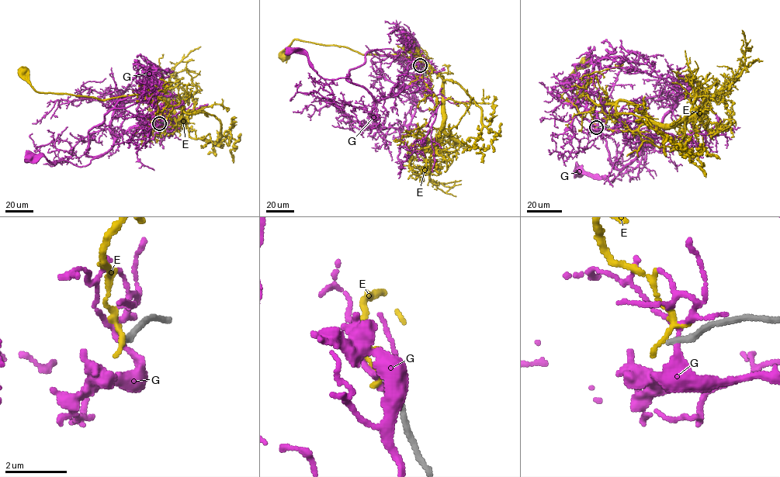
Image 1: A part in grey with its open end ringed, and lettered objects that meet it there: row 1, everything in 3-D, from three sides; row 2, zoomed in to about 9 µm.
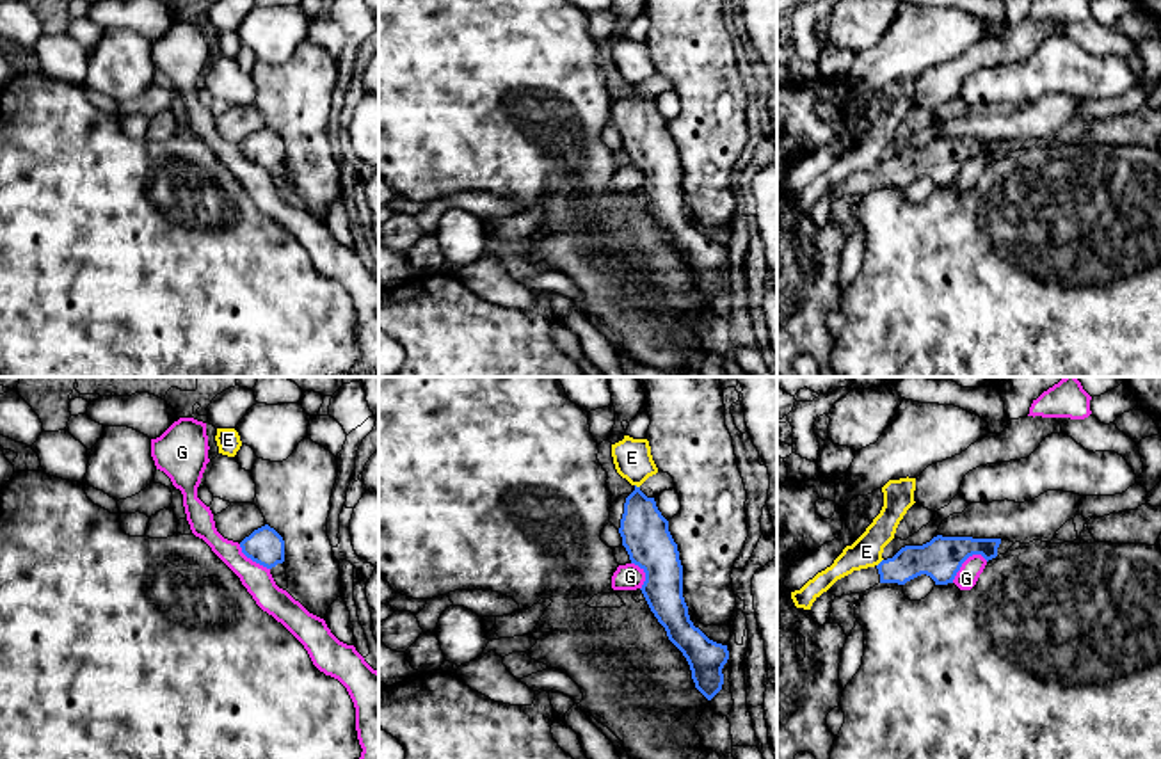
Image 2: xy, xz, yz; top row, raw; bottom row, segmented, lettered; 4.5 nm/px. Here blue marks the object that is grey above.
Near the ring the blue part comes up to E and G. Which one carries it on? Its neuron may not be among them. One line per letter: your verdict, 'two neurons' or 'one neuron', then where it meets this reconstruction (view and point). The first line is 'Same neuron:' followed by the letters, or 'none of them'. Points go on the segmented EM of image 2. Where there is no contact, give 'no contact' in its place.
Same neuron: none of them
E: two neurons; meets blue in yz at (880, 562)
G: two neurons; meets blue in yz at (966, 559)

